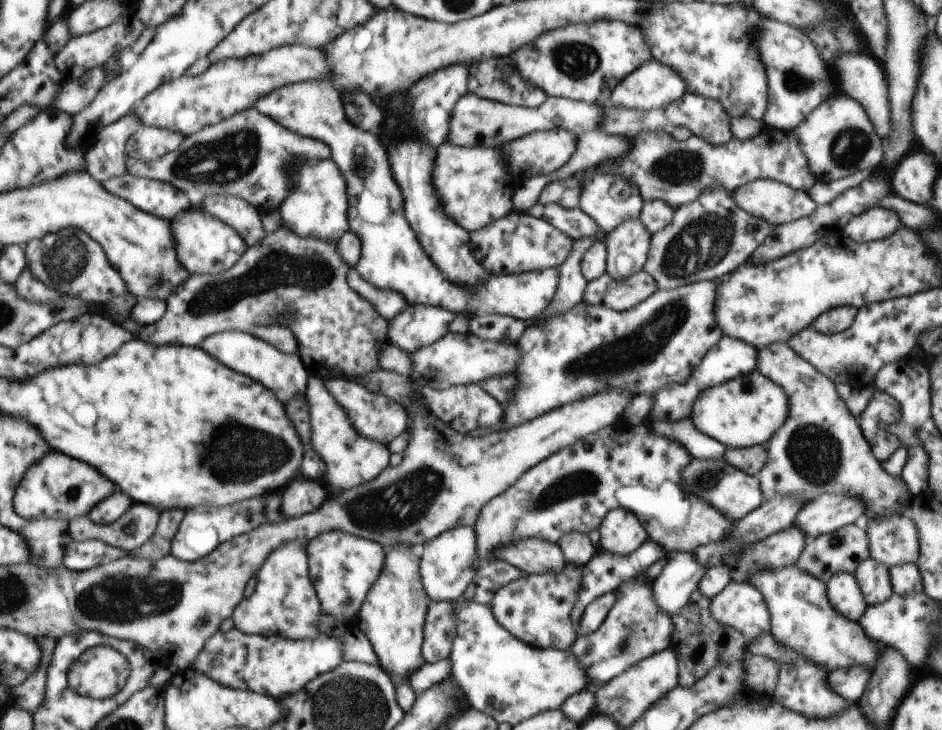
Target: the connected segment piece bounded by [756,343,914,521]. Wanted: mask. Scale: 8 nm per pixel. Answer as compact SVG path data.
M772 343L758 350L757 368L766 378L775 382L787 394L788 416L784 424L771 436L766 464L758 473L763 500L772 497L795 497L806 504L821 494L843 494L863 501L865 514L870 521L894 515L908 514L914 495L905 483L904 476L888 474L874 456L867 438L859 428L859 421L851 415L837 393L835 384L804 360L786 343Z

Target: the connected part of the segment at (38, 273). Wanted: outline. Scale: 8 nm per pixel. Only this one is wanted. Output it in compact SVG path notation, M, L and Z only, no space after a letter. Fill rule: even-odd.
M68 228L47 234L44 238L32 240L24 250L32 274L63 296L78 295L90 303L104 306L127 290L120 270L112 266L103 246L82 229Z

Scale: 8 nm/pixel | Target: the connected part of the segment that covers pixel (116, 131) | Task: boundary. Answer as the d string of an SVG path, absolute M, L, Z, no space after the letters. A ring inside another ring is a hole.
M133 111L128 116L101 128L96 138L87 143L88 174L103 184L108 179L126 173L126 144L142 124L139 116Z

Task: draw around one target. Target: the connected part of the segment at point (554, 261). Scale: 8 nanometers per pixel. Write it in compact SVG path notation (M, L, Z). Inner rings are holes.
M516 210L484 226L484 230L474 230L470 234L470 248L474 258L492 274L512 275L558 269L568 258L573 244L573 239L549 222Z

